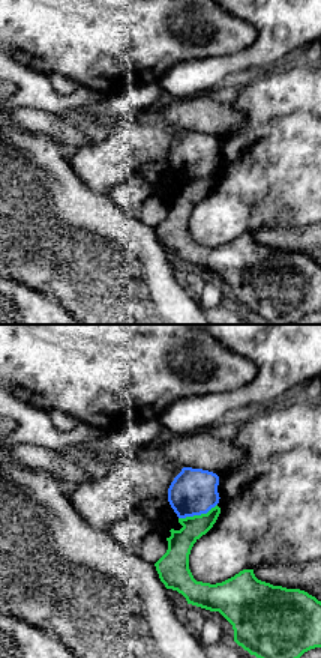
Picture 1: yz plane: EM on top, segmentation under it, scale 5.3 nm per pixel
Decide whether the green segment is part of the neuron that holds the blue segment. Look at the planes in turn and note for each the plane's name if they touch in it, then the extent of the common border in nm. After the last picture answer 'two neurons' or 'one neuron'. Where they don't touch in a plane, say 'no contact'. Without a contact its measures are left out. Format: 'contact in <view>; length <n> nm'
contact in yz; length 220 nm

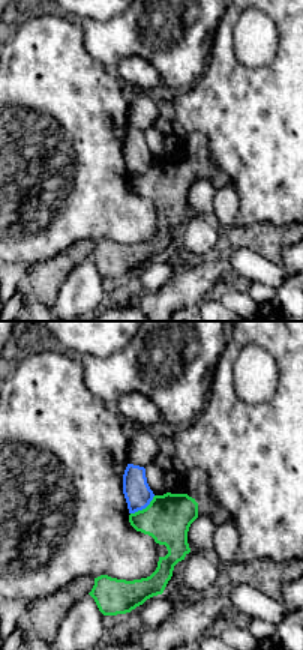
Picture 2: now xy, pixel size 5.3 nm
contact in xy; length 170 nm

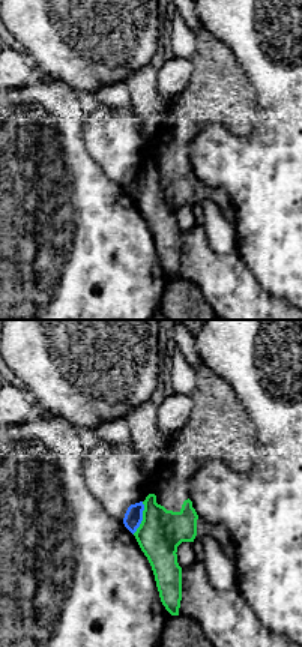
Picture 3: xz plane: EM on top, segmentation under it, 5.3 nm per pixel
contact in xz; length 190 nm

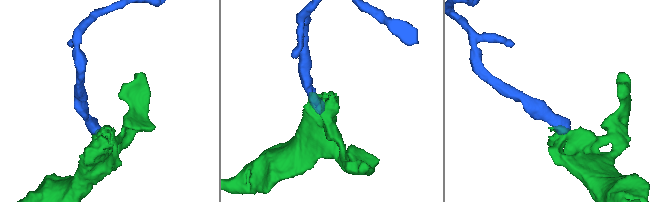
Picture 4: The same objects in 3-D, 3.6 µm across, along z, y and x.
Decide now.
two neurons

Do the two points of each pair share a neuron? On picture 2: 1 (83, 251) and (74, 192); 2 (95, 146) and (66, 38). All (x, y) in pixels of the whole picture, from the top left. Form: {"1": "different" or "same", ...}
{"1": "different", "2": "same"}

